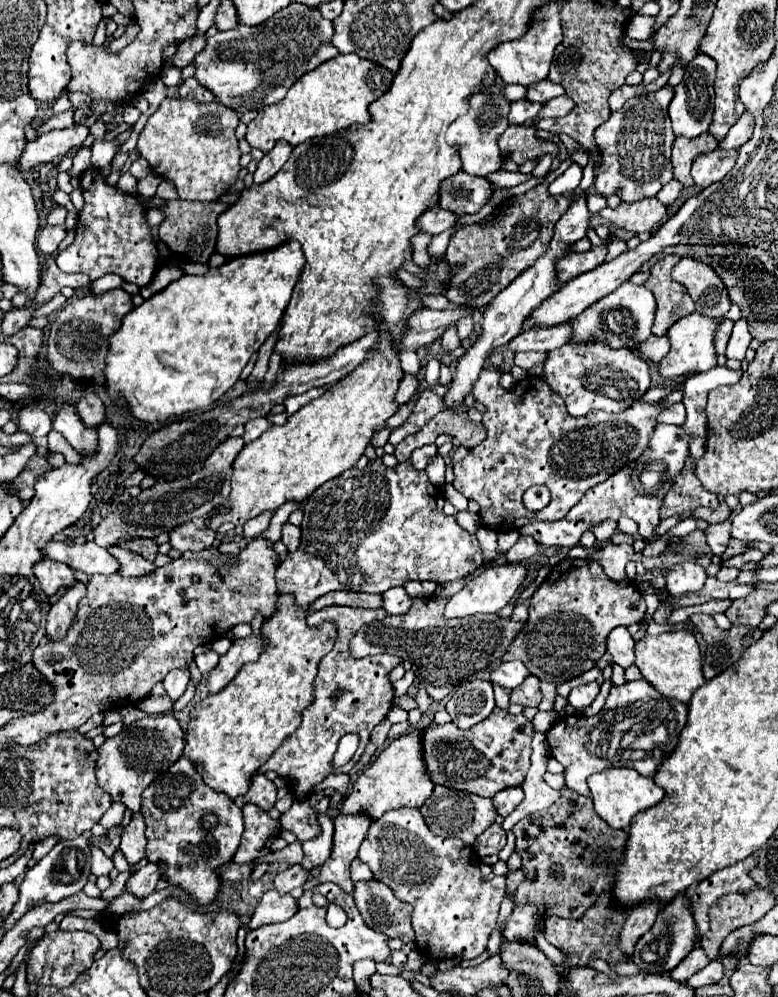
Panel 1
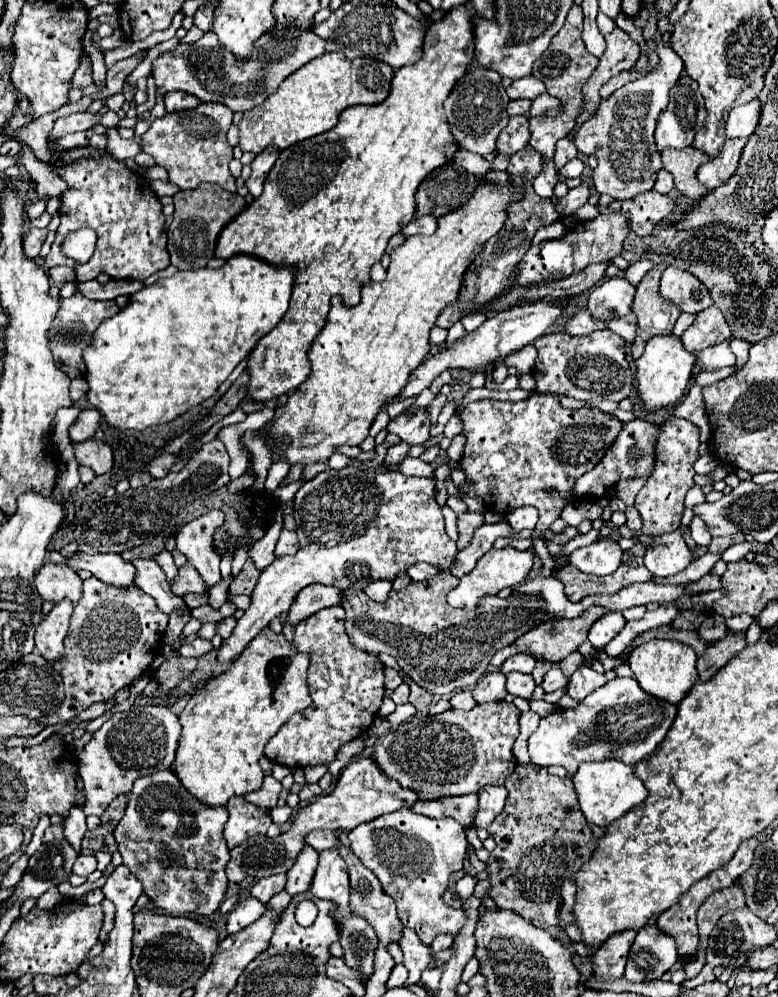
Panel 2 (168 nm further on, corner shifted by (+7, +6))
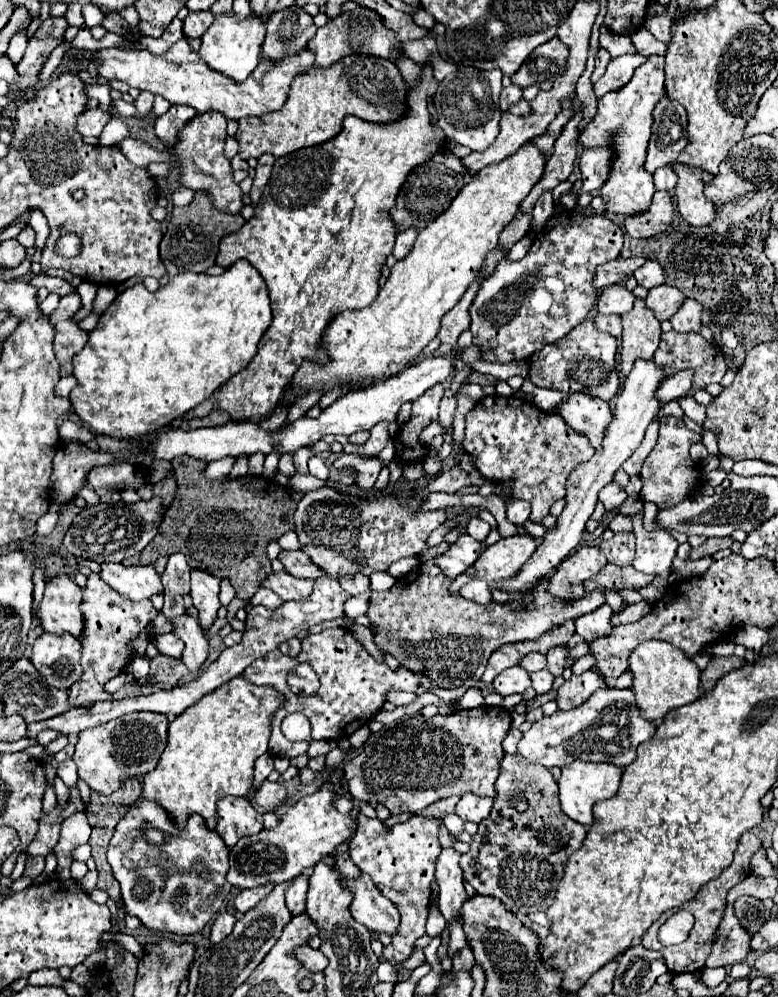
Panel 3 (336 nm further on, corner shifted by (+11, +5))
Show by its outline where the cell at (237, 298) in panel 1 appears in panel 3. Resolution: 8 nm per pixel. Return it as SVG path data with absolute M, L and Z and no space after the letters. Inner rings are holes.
M239 259L223 275L181 273L155 293L137 283L105 309L97 327L89 333L87 345L73 357L77 385L69 393L73 411L95 433L129 441L169 425L195 405L203 403L217 387L243 371L257 353L257 343L271 323L267 285L261 273L245 259Z

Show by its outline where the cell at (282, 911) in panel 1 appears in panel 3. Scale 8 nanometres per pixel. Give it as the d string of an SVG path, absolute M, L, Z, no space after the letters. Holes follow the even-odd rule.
M227 911L219 913L211 927L211 935L209 935L211 943L219 943L221 939L225 939L233 931L233 925L235 925L235 917L231 913L227 913Z

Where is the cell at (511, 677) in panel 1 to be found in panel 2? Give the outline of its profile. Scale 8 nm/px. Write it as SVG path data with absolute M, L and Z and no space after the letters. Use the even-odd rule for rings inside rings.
M515 654L509 656L503 664L501 664L501 672L509 674L509 672L533 672L535 668L535 658L529 654Z

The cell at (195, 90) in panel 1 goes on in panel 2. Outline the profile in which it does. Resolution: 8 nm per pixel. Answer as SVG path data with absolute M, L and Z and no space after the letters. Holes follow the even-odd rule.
M181 90L165 94L165 108L167 108L167 112L189 110L189 108L195 108L197 104L199 104L199 100L193 94L187 94L187 92L181 92Z

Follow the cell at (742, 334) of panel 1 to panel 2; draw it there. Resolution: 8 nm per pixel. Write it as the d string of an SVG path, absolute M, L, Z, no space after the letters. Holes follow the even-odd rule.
M733 336L729 340L719 342L717 346L711 346L709 350L701 350L697 354L697 362L703 366L703 370L717 370L723 366L735 366L735 354L729 348L731 340L733 340Z

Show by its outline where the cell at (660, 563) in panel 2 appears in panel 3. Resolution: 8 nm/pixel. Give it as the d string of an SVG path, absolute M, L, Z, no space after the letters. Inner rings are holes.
M635 513L631 517L633 533L637 537L637 549L633 567L643 573L667 577L671 571L671 563L675 559L675 551L679 543L671 533L665 531L645 531L641 523L643 513Z

